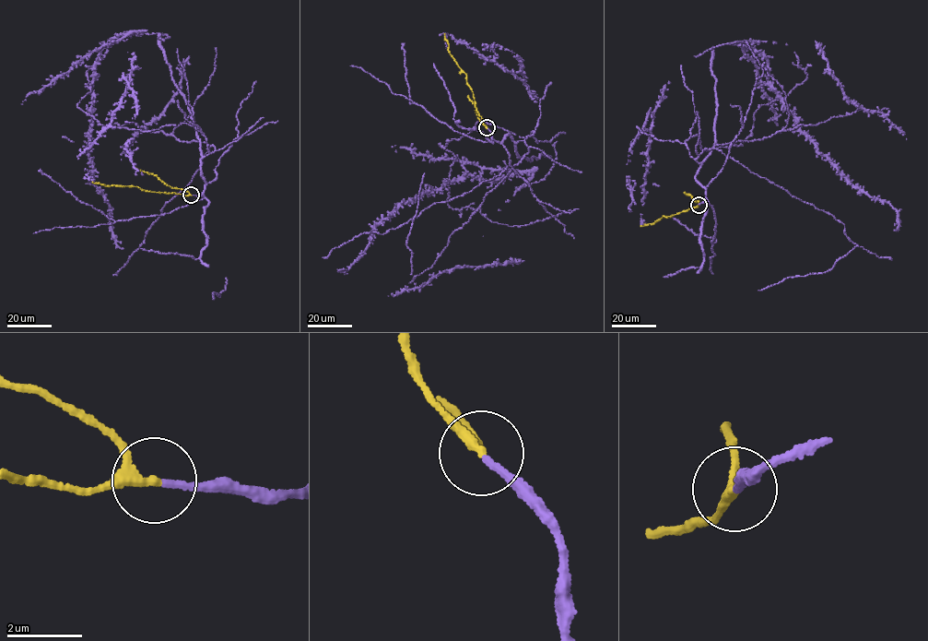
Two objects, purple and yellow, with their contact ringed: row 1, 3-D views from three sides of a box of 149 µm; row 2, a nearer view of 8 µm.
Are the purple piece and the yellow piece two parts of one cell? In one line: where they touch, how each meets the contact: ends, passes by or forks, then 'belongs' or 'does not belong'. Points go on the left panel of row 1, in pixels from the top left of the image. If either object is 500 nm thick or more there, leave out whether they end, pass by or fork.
place (191, 195); purple ends; yellow passes by; belongs

